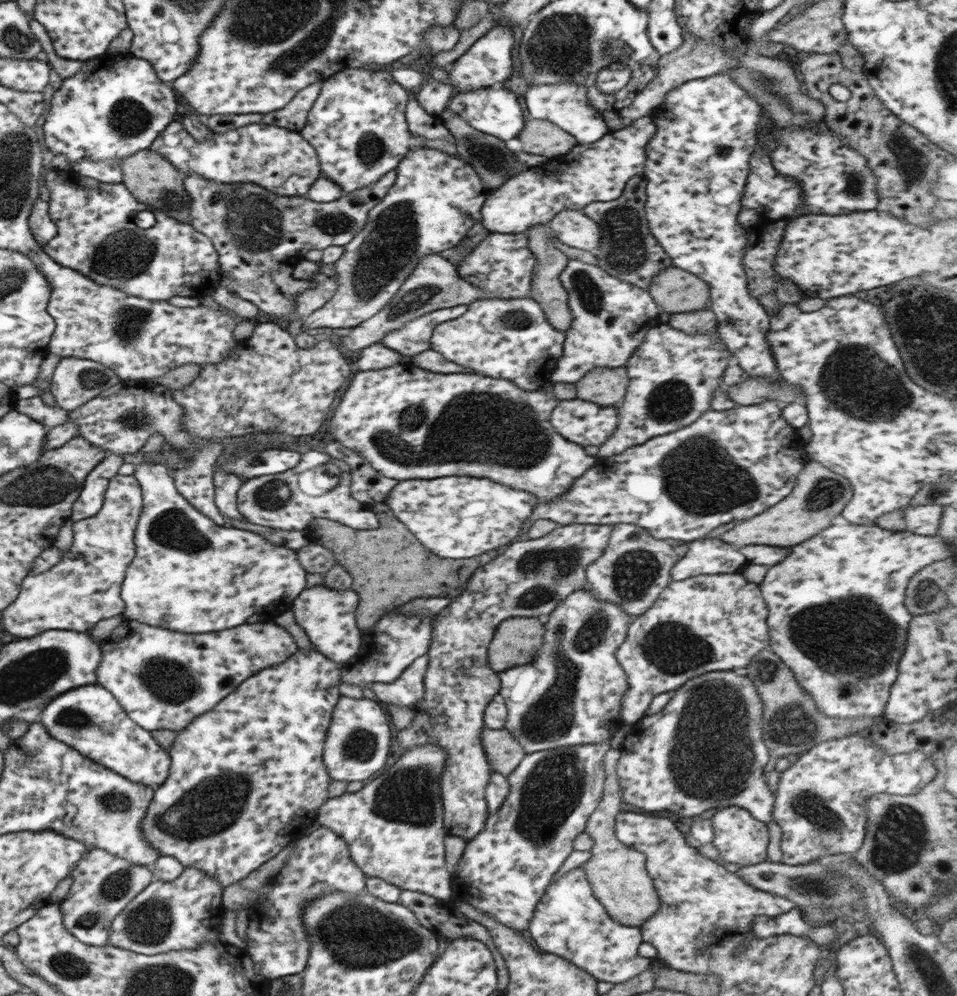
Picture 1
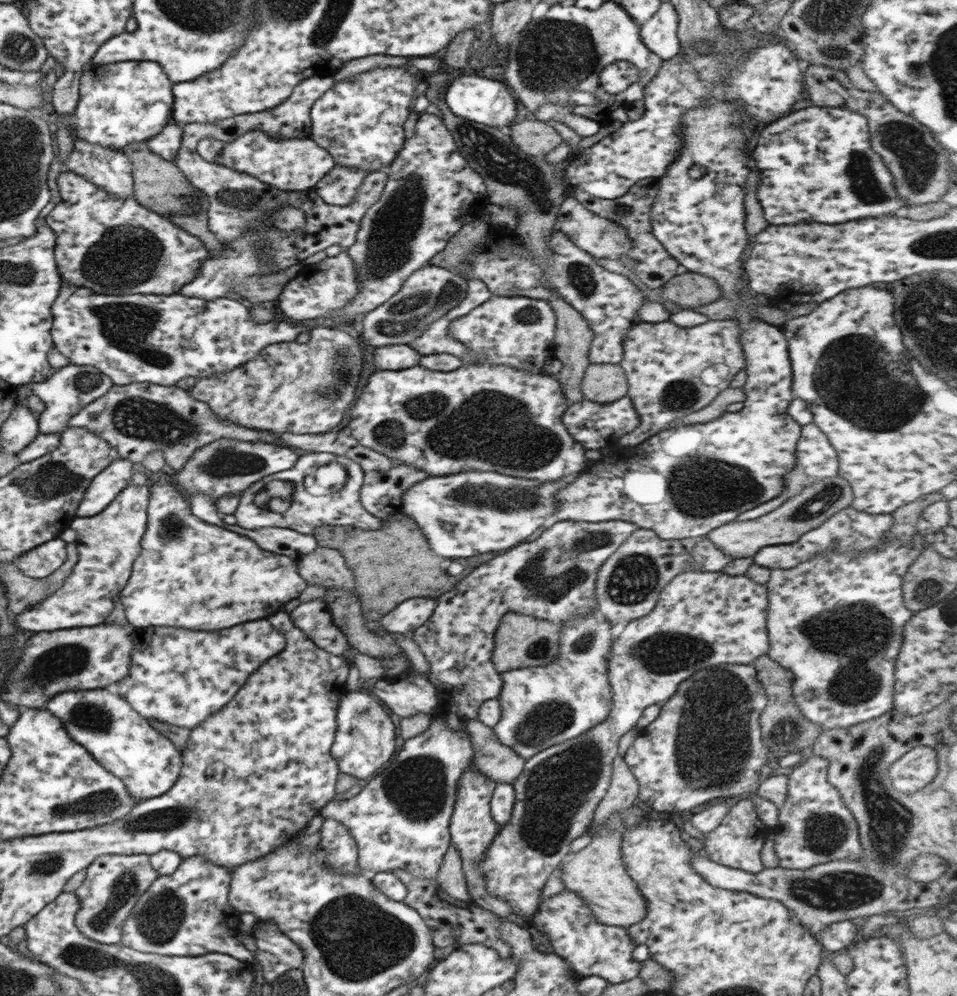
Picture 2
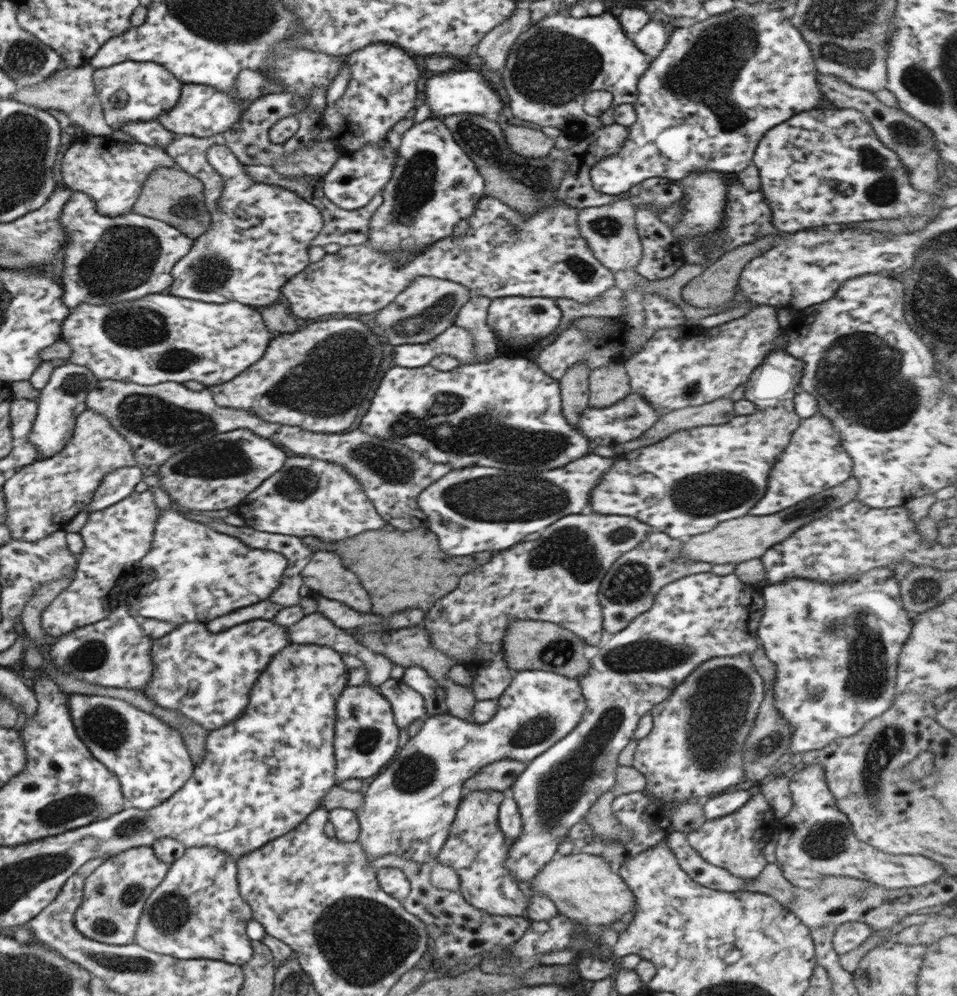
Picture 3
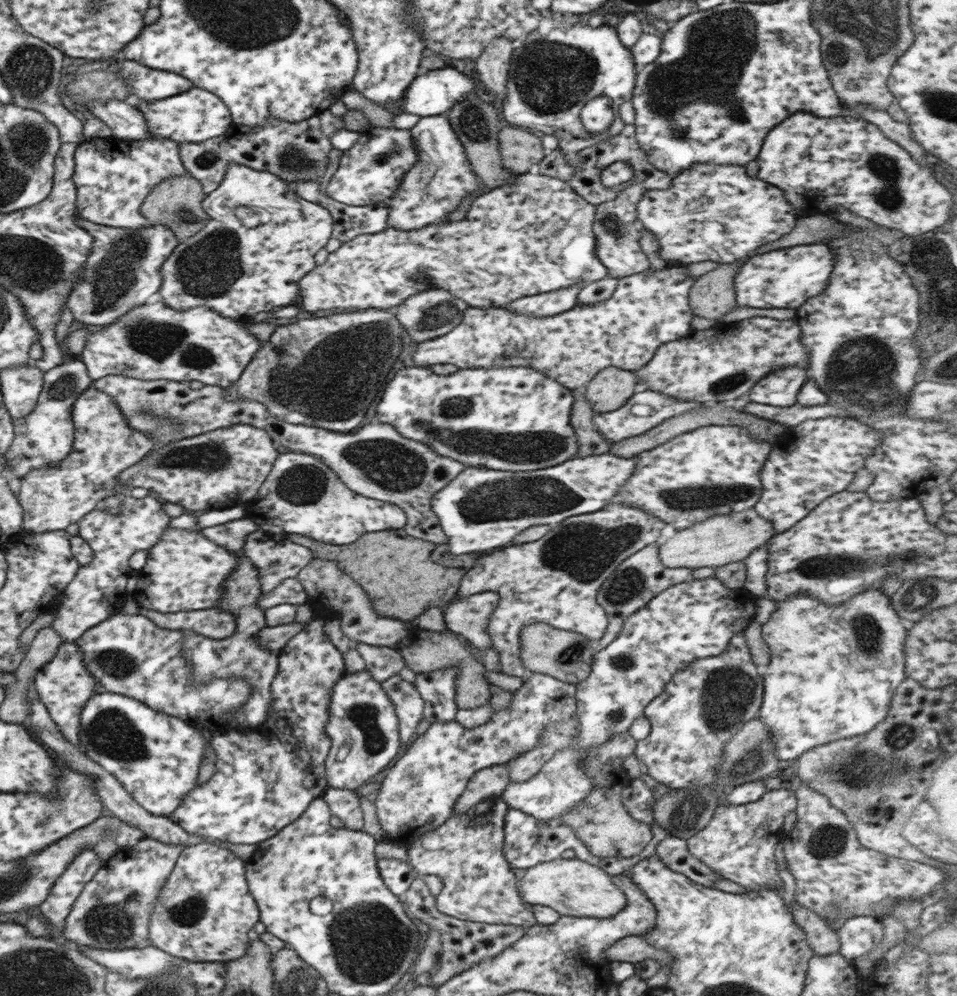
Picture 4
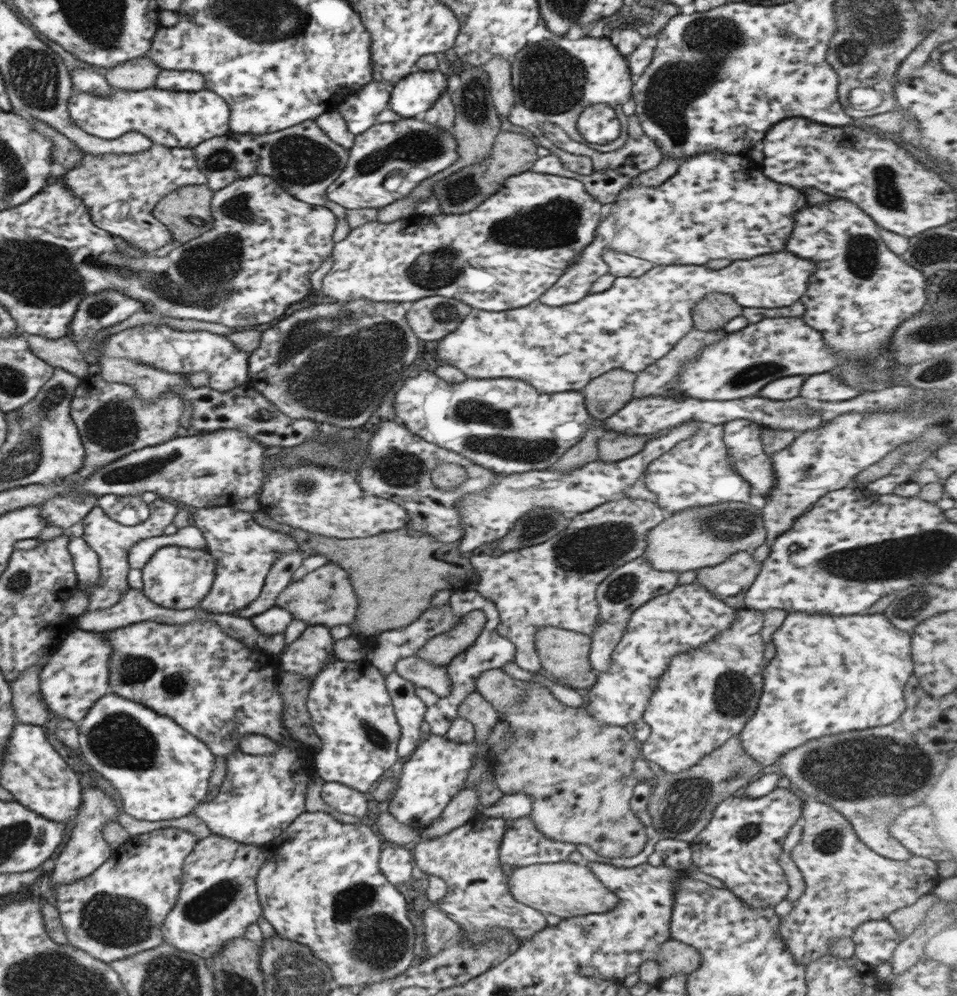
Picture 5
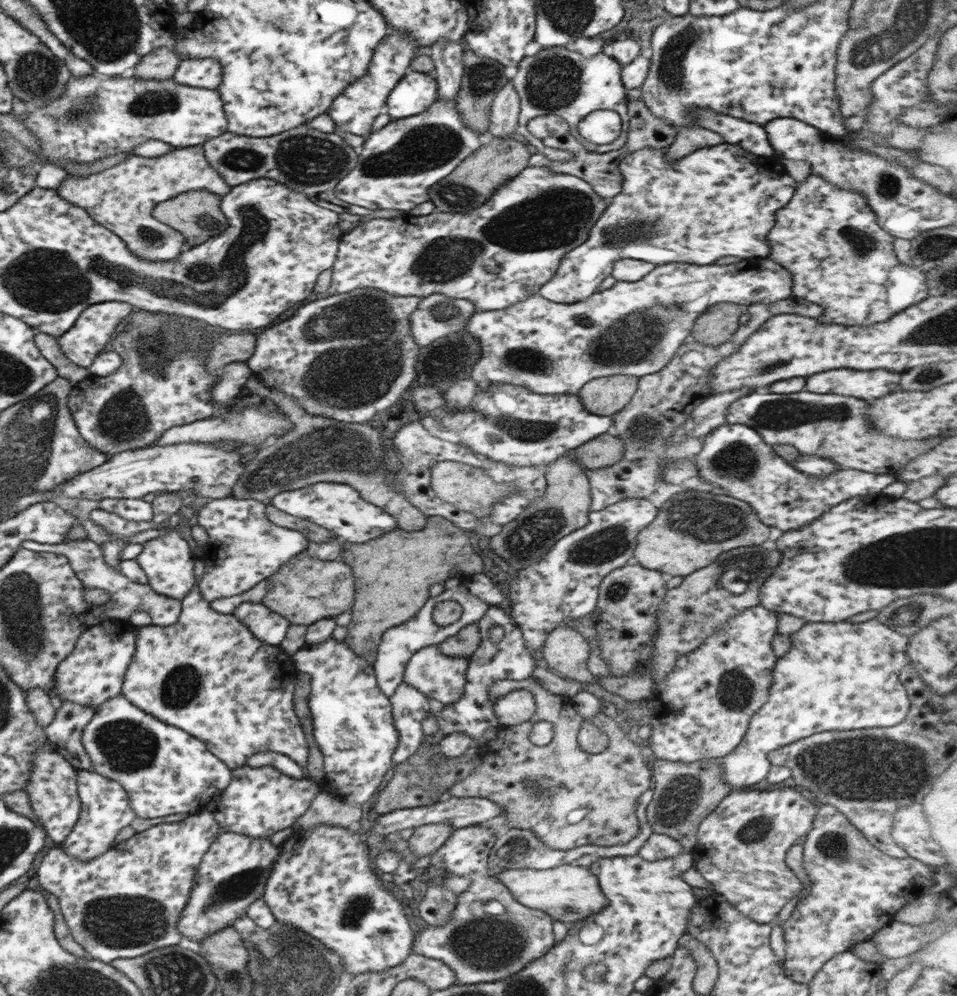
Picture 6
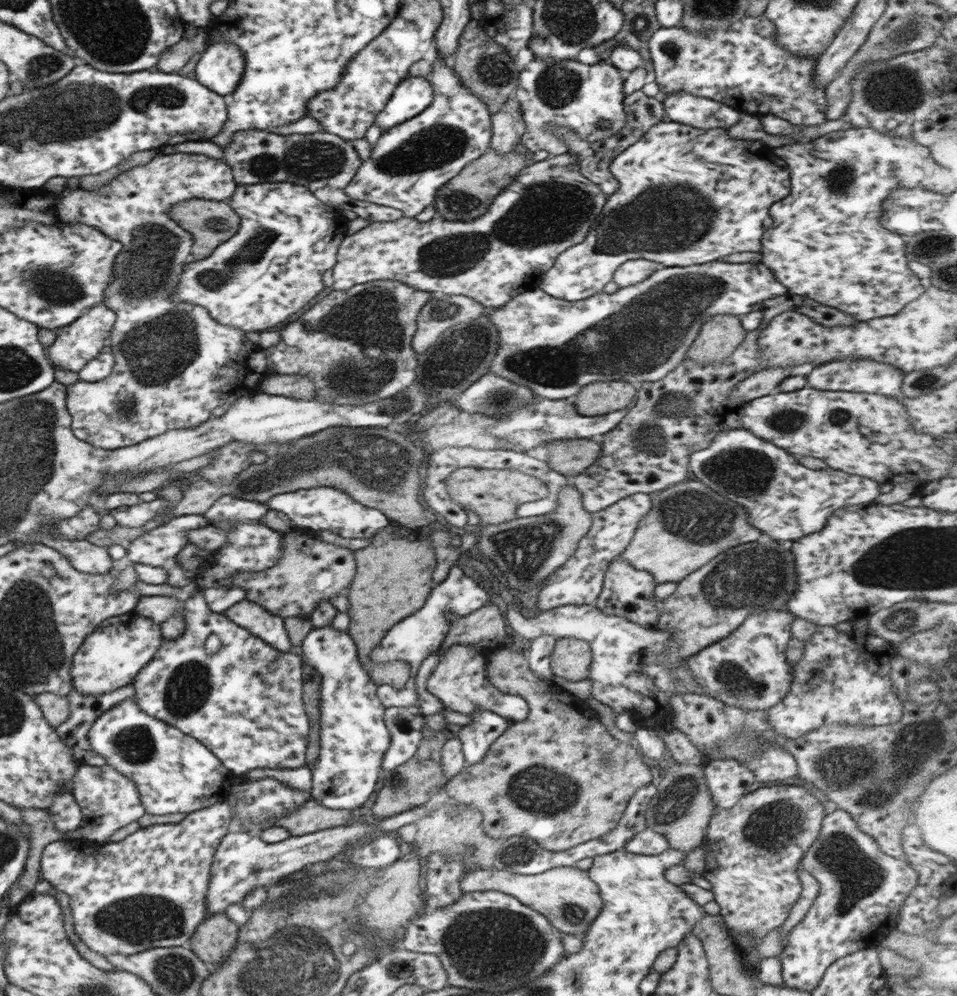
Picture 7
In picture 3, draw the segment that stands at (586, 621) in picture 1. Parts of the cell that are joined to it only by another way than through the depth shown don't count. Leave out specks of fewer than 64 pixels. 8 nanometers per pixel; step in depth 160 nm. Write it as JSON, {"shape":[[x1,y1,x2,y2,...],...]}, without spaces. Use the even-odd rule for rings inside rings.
{"shape":[[543,670,517,671,513,678,511,678,510,684,507,685,501,696,497,698,498,706,495,715,489,721,477,724,450,716,447,713,427,716,423,719,422,727,412,737,409,737,399,752,395,753,393,762,381,774,371,778,371,783,366,787,365,793,362,794,363,802,358,809,353,810,356,814,359,829,357,840,360,842,361,848,368,859,379,858,384,854,394,854,405,860,431,864,447,838,456,808,464,793,463,783,465,783,465,780,472,778,473,774,476,774,482,766,499,759,513,759,520,763,529,762,529,760,533,760,533,758,545,752,552,744,555,744,560,738,563,738,577,726,577,723,581,720,581,715,585,711,585,702,583,702,583,695,581,694,578,680,576,678,565,678,565,676]]}

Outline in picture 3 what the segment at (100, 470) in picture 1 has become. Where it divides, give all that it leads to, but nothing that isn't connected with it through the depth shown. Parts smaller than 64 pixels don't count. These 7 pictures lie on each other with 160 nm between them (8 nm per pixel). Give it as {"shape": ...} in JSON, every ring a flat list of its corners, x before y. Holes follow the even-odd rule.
{"shape":[[137,465,124,466,108,472,92,492,91,500,85,510,87,512,103,510,127,498,140,480,144,480,144,478]]}

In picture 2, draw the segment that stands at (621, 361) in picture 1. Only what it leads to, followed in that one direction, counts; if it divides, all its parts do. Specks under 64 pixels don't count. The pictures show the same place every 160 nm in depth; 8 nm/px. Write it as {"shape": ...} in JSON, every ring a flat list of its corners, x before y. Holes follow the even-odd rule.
{"shape":[[485,211,480,222,487,226,487,237,474,252,468,254,468,268,457,275,467,282,473,279,483,282,493,296,511,297,515,296,515,290,528,290,535,286,555,290,563,302,585,319,593,332,588,348,588,361,591,364,618,363,622,357,622,342,627,329,639,322,636,312,641,303,645,302,638,288,626,276,599,266,590,254,577,248,560,231,553,230,549,235,550,256,546,266,538,266,513,231,491,225,488,211]]}

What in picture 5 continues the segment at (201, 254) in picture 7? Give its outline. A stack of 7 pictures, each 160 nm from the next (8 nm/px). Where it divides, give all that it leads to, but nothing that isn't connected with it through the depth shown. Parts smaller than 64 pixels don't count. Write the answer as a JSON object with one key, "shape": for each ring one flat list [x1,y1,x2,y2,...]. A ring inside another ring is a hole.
{"shape":[[206,185,181,186,177,190,165,194,165,197,155,203,152,208,152,216,167,228,175,242,185,244,188,240,210,230,212,225,210,204,213,194,214,192]]}

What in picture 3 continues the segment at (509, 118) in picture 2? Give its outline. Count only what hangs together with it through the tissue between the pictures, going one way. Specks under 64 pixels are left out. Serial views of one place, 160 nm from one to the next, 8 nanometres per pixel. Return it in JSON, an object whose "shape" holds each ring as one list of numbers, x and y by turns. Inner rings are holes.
{"shape":[[477,71,438,73,438,75,427,79,422,89,423,92,425,91,424,101,429,105,431,112,429,117,442,118,455,114,481,114,485,117,500,119,504,101]]}

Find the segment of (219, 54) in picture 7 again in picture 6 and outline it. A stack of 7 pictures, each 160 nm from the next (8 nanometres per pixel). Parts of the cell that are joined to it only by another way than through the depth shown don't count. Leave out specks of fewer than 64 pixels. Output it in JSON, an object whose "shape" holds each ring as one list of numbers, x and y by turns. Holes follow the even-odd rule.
{"shape":[[193,58,182,60,172,74,175,84,216,90,221,82,221,67,216,60,210,58]]}

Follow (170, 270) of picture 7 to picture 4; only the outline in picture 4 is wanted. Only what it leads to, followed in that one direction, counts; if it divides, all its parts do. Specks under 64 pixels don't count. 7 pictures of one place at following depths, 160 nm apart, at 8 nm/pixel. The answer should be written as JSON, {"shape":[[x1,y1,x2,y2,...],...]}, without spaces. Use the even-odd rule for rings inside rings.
{"shape":[[113,136,85,139,76,145,72,154,72,180,76,191,76,212,82,220,101,226,111,226,123,230,143,230,153,226,140,213,140,204,153,190,153,186,163,180,187,175,178,155,178,145,166,138,149,138,137,141,125,141]]}

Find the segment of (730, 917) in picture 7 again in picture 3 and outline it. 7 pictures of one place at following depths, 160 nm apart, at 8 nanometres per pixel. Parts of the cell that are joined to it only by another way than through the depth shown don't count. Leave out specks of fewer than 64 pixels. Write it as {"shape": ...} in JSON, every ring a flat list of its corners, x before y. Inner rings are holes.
{"shape":[[752,791,751,796,737,809,735,812,726,814,713,820,705,820,705,822,693,832,686,835,688,845,699,853,699,856,713,866,724,868,730,872,734,877,740,879,753,879,767,864,761,850,767,842,771,840,773,828,775,826,775,818,773,816,772,808,769,803,763,798,760,792]]}

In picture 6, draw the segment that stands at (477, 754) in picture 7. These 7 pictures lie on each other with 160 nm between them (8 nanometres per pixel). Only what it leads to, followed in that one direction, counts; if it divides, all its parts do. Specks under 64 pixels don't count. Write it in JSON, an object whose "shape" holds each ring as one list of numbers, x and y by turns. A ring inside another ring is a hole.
{"shape":[[489,605,485,614,477,621,477,627,479,628,480,640,477,650,471,654,471,658,468,658,469,664,465,670,463,694,455,704,444,705,443,710,439,710,437,714,433,715,439,735,464,732,472,738,475,746,486,742,482,738,486,728,495,729,499,725,494,712,494,702,489,698,490,686,499,680,515,681,529,678,533,668,539,662,536,658,529,656,529,651,525,649,525,643,521,639,520,630,507,615,504,607],[493,625,503,628,503,636,497,643,491,642,487,633,489,626]]}

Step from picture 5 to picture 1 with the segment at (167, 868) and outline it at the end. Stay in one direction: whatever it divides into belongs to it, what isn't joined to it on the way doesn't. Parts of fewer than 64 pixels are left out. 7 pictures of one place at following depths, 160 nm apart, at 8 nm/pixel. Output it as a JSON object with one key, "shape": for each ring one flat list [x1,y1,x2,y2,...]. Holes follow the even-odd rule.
{"shape":[[90,848,87,853,83,853,68,877,71,879,69,892,57,902,63,915,64,929,75,940,89,946,108,944,108,932,113,918,154,880,150,867,127,862,99,848]]}

